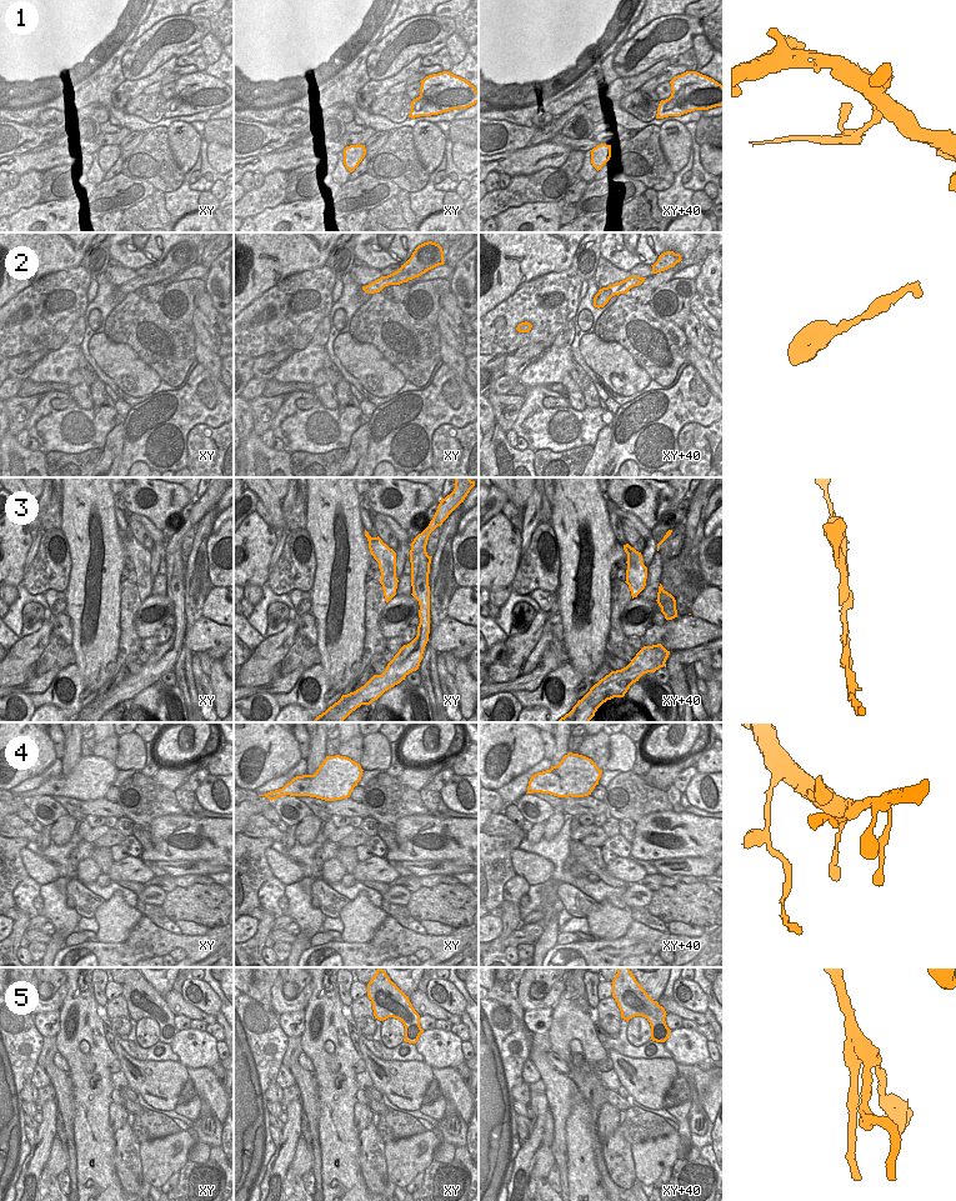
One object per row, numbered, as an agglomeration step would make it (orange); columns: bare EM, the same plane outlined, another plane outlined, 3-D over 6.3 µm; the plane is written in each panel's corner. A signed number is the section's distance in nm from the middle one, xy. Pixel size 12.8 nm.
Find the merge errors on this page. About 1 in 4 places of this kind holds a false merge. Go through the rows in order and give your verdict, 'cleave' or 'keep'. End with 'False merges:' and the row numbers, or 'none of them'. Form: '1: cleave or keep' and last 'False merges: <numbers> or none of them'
1: cleave
2: keep
3: cleave
4: keep
5: cleave
False merges: 1, 3, 5

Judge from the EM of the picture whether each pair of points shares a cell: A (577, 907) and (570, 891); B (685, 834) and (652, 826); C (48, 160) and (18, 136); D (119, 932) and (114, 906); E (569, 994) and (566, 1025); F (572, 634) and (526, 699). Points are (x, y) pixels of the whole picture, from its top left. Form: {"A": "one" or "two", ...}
{"A": "one", "B": "one", "C": "two", "D": "one", "E": "one", "F": "two"}

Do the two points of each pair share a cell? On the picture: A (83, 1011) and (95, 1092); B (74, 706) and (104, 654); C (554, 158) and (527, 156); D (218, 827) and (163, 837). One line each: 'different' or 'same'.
A: same
B: different
C: same
D: same

